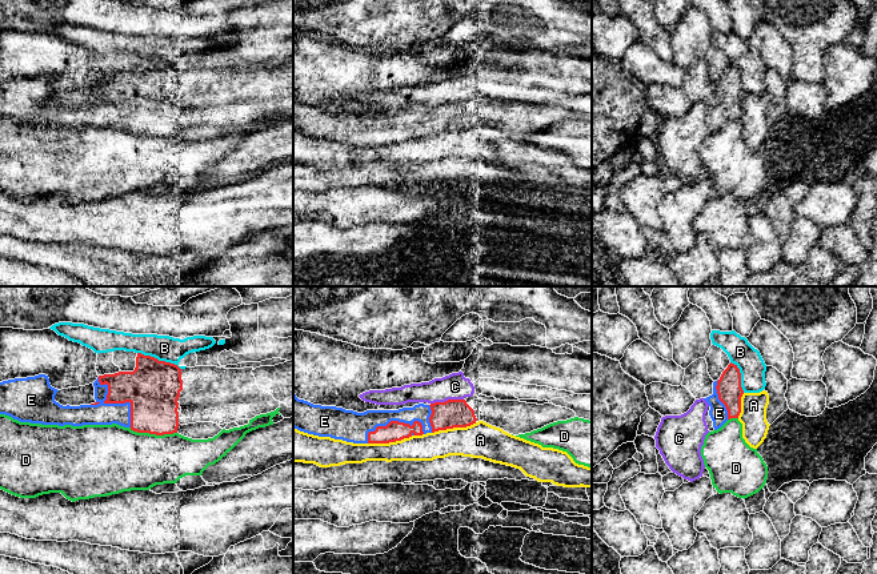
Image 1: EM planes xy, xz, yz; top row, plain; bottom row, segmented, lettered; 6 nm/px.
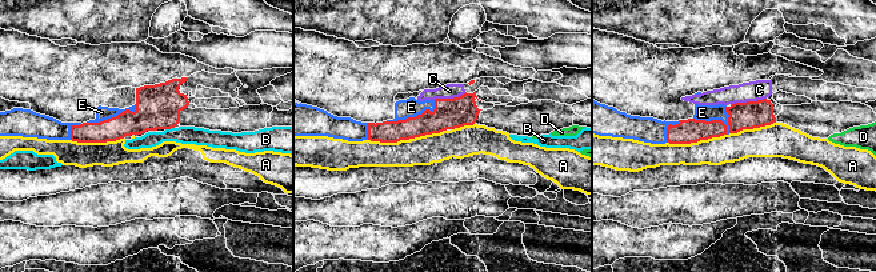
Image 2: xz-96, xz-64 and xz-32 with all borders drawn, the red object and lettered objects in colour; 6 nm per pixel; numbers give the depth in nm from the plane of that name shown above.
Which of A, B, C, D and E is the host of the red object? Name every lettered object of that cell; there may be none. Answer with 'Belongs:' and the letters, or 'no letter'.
Belongs: E

